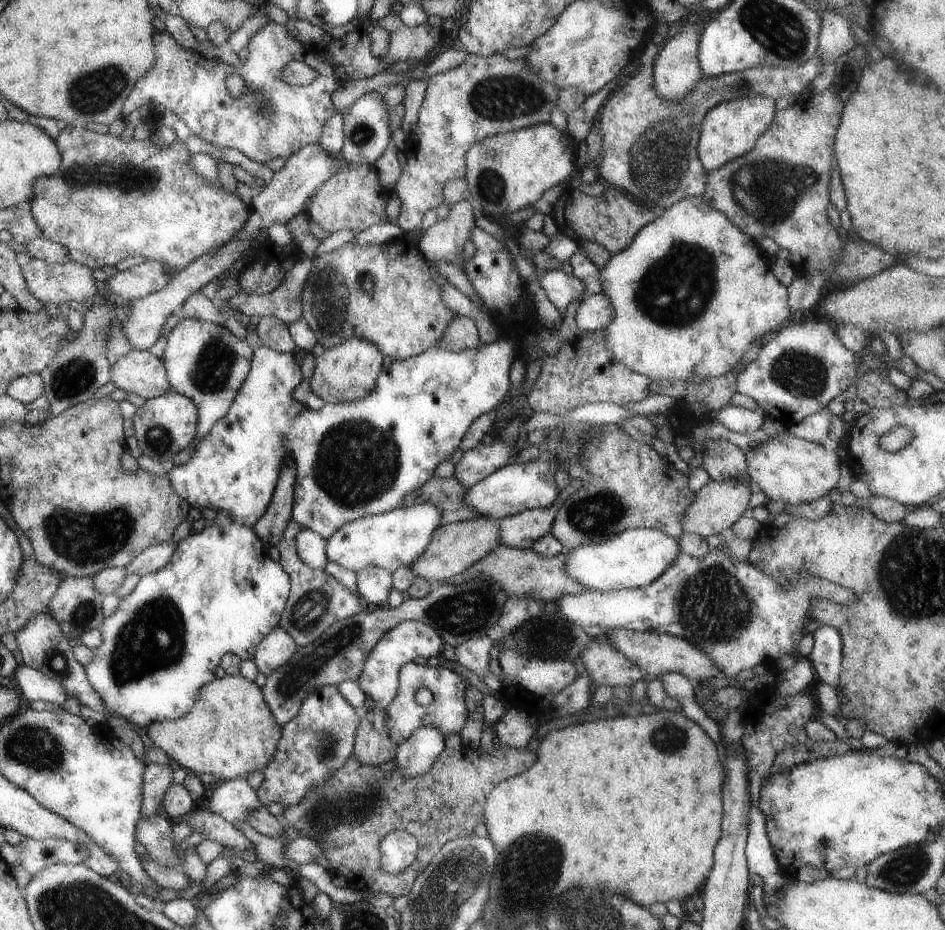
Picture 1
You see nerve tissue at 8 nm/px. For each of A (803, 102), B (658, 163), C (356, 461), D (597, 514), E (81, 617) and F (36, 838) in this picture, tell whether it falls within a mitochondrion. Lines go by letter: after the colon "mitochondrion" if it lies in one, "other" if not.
A: other
B: mitochondrion
C: mitochondrion
D: mitochondrion
E: mitochondrion
F: other

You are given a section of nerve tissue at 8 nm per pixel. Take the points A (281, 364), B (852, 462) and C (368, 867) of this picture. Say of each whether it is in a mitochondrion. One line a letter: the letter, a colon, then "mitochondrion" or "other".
A: other
B: other
C: other

